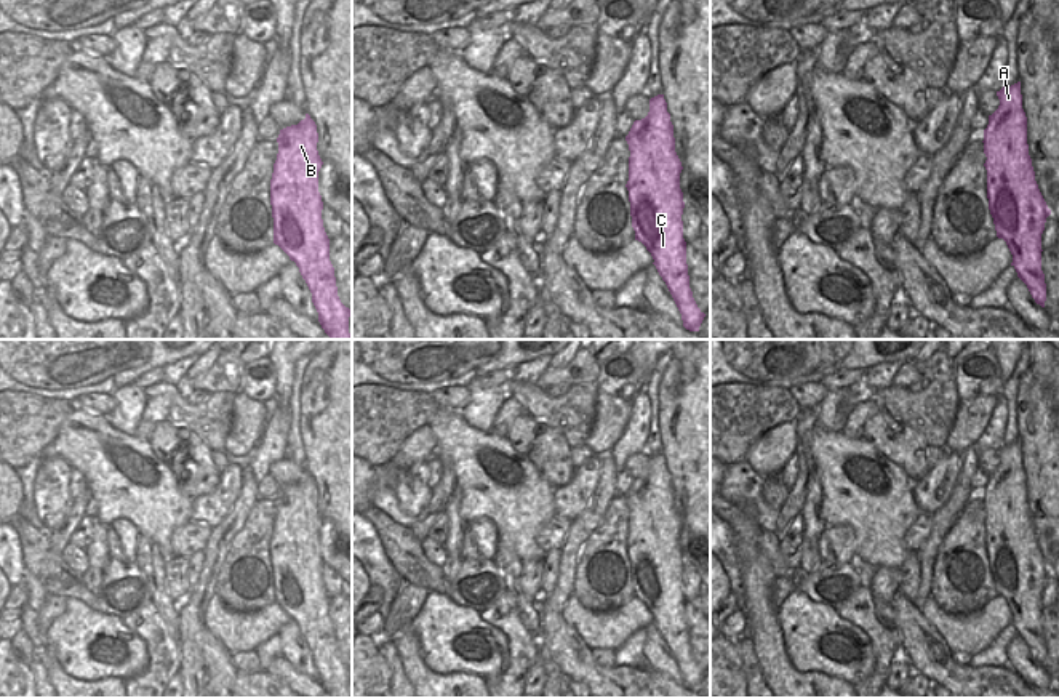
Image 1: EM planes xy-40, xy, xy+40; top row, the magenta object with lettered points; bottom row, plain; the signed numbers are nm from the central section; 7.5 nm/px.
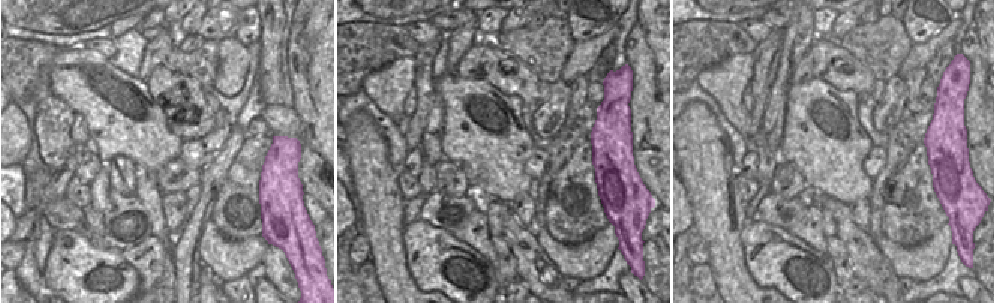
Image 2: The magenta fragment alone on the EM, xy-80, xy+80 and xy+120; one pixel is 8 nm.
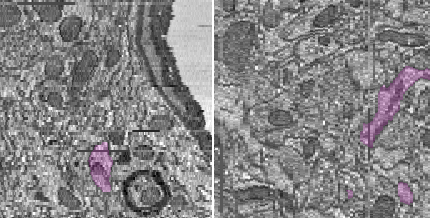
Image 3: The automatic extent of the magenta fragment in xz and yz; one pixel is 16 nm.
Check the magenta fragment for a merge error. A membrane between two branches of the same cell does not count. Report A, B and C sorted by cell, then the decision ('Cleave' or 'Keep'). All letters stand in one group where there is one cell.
Groups: A B C. Keep

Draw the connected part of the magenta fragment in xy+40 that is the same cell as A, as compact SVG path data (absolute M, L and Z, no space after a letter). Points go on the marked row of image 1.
M1021 82L1003 86L997 91L998 109L989 115L989 125L984 130L984 166L987 170L987 199L993 218L997 237L1003 239L1013 255L1011 266L1017 277L1027 285L1037 304L1045 307L1046 283L1041 271L1041 234L1046 218L1051 215L1038 184L1027 144L1027 117L1022 109Z

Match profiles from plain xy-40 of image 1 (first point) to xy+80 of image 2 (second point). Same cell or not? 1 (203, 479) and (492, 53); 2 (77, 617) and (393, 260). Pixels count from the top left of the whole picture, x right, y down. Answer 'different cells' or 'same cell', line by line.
1: same cell
2: different cells

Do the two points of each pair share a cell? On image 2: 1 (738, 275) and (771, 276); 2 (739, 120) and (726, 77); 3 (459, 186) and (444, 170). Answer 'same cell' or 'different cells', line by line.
1: different cells
2: same cell
3: same cell

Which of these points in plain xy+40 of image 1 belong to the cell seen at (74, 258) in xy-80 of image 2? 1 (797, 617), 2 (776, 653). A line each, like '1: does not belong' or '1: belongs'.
1: belongs
2: does not belong

